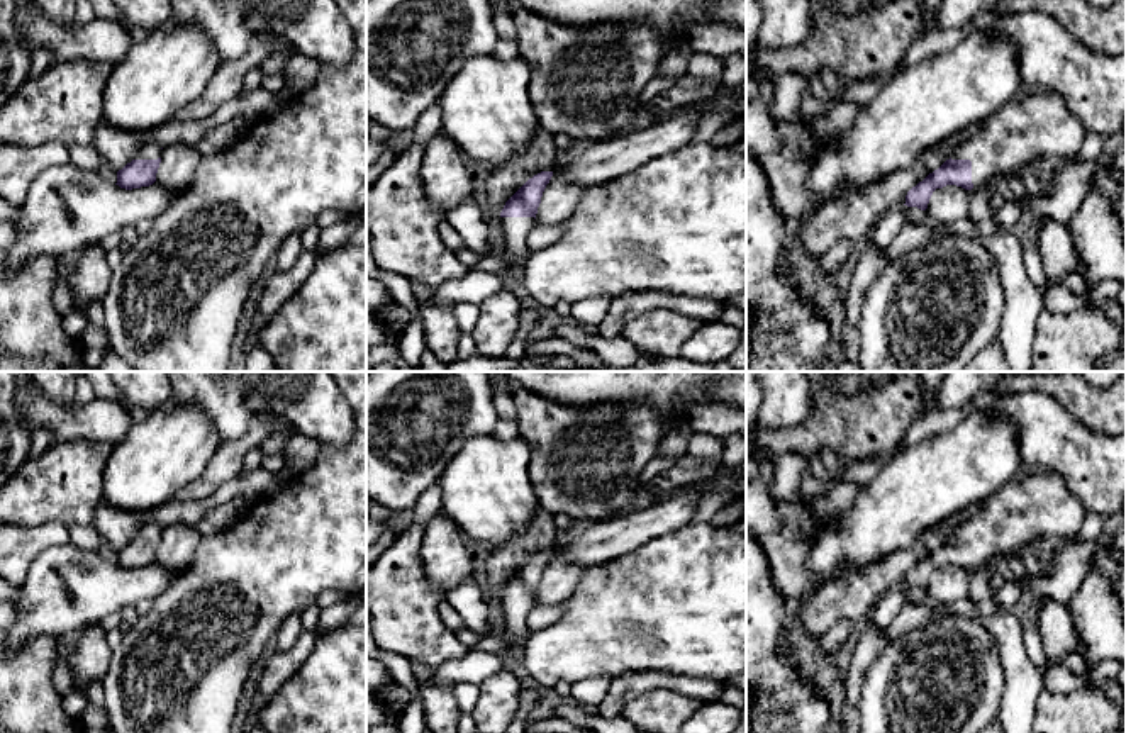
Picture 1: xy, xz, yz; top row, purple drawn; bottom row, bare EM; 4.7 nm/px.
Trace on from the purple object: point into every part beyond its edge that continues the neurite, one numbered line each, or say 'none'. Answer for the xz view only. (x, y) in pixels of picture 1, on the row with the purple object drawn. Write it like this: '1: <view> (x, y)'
1: xz (514, 229)

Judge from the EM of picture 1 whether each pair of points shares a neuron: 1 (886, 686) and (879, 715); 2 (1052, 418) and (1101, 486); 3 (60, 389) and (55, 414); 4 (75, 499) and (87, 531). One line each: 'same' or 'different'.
1: same
2: same
3: different
4: different

